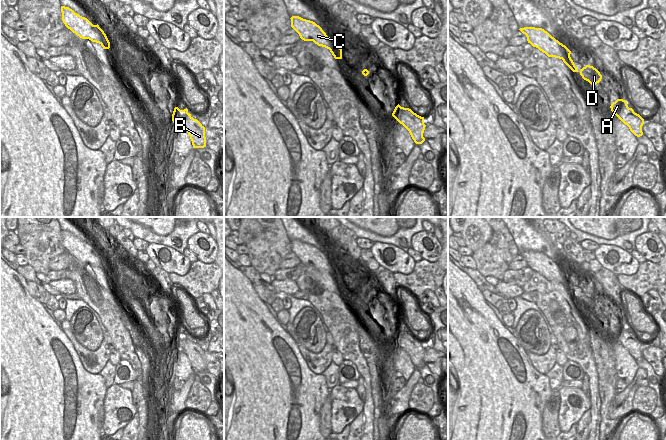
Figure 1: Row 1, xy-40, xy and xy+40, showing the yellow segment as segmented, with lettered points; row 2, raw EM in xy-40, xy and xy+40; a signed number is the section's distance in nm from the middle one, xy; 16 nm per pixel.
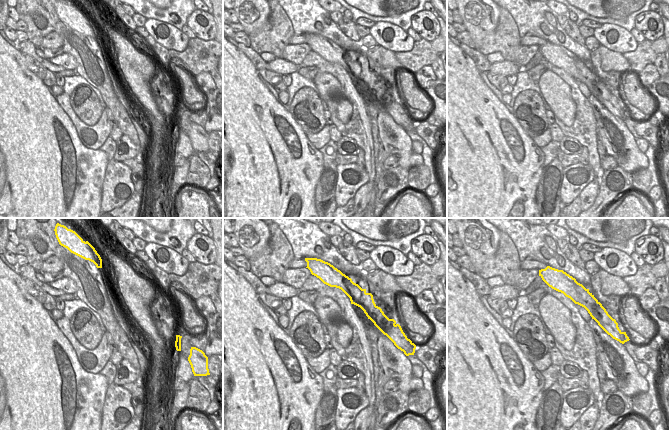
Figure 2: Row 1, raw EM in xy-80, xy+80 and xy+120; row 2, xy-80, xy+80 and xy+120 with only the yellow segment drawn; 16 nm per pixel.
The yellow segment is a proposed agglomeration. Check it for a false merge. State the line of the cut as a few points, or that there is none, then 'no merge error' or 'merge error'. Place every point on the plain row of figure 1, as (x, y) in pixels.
cut none; no merge error

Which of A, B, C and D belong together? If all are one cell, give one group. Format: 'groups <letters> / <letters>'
groups A B C D

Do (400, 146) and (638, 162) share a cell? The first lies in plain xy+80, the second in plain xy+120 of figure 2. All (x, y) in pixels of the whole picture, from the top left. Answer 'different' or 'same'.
same

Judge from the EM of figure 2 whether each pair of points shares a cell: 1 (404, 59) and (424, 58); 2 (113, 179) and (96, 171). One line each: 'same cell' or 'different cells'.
1: same cell
2: different cells

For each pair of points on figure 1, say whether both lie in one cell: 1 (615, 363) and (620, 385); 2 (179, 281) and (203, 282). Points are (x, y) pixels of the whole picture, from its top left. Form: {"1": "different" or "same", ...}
{"1": "different", "2": "same"}

